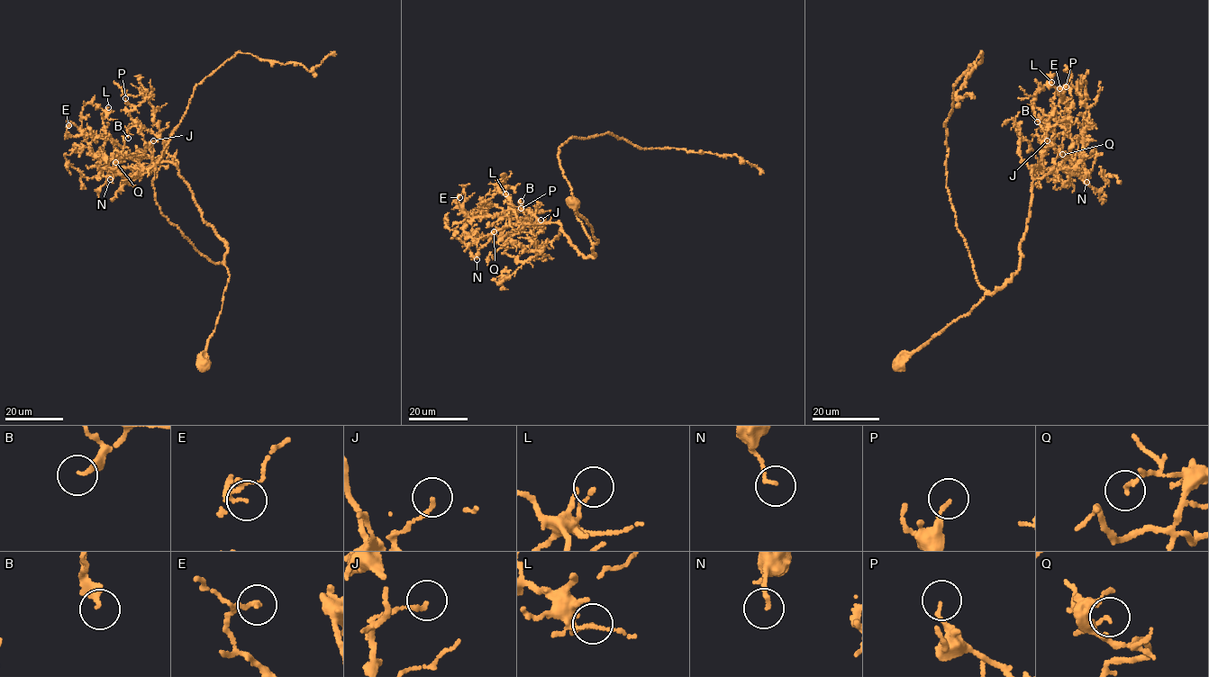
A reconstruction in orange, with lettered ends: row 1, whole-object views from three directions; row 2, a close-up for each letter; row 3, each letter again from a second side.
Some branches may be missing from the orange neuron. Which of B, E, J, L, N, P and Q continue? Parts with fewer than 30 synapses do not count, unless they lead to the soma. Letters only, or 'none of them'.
none of them

